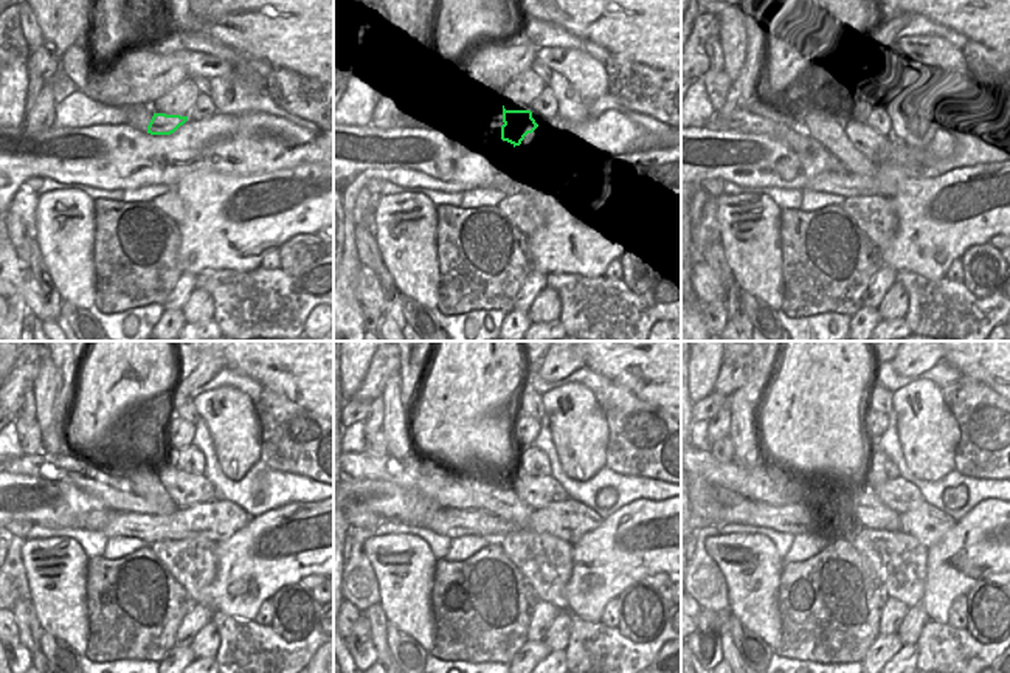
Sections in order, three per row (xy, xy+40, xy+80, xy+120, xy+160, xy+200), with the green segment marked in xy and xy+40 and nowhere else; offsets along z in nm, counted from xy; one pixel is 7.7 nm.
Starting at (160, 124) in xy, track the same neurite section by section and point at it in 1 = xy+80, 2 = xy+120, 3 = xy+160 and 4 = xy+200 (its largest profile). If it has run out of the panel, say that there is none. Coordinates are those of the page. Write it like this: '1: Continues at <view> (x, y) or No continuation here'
1: Continues at xy+80 (869, 134)
2: Continues at xy+120 (186, 490)
3: Continues at xy+160 (539, 492)
4: Continues at xy+200 (899, 495).

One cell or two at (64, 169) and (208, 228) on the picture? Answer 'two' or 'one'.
two

